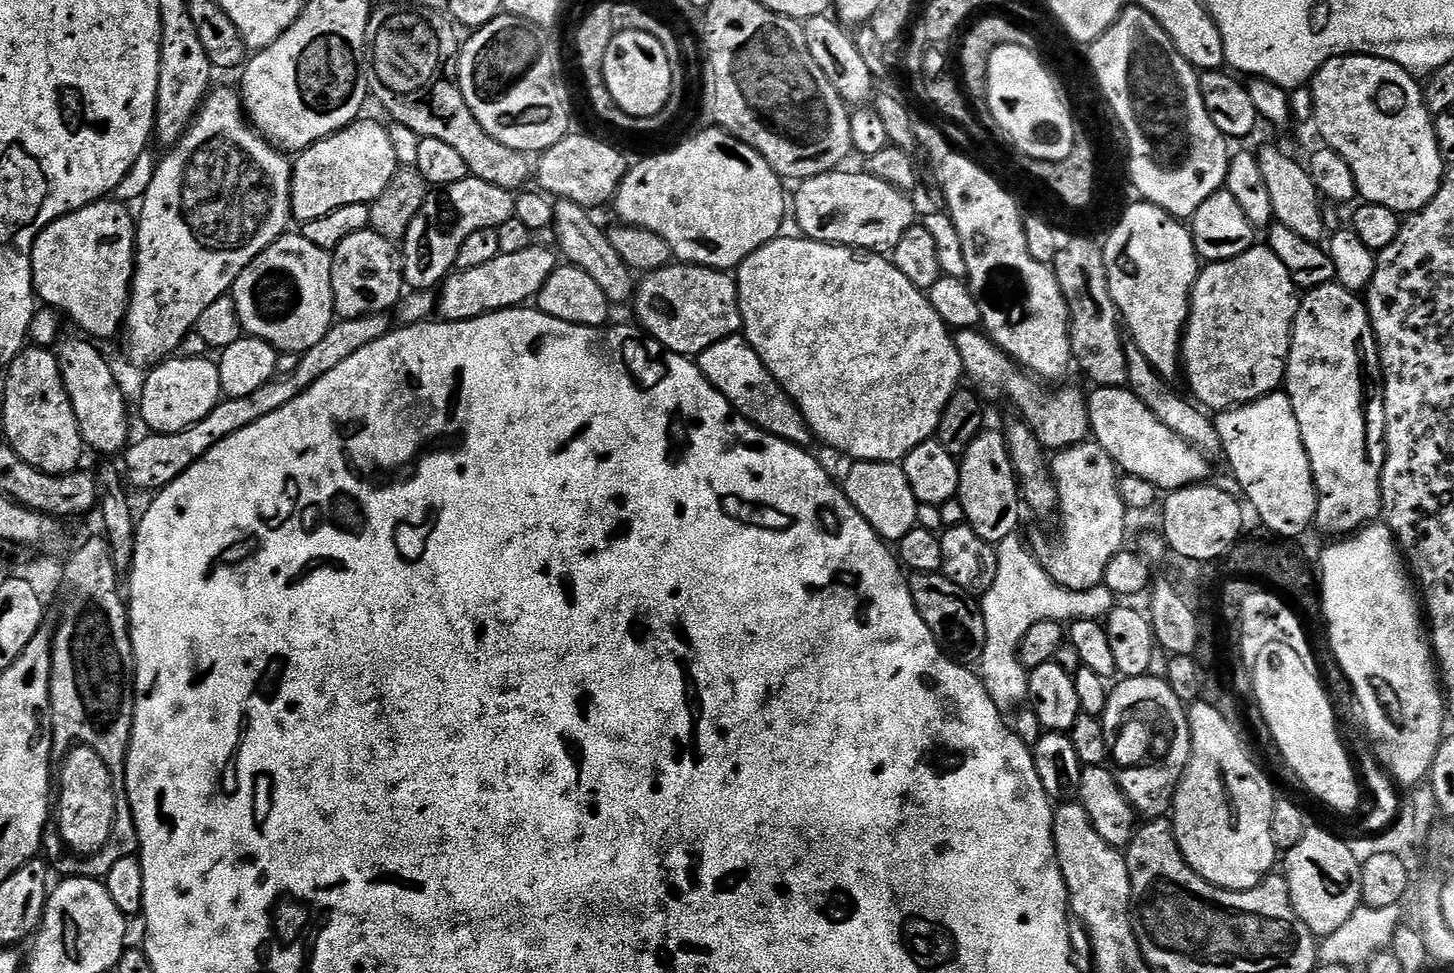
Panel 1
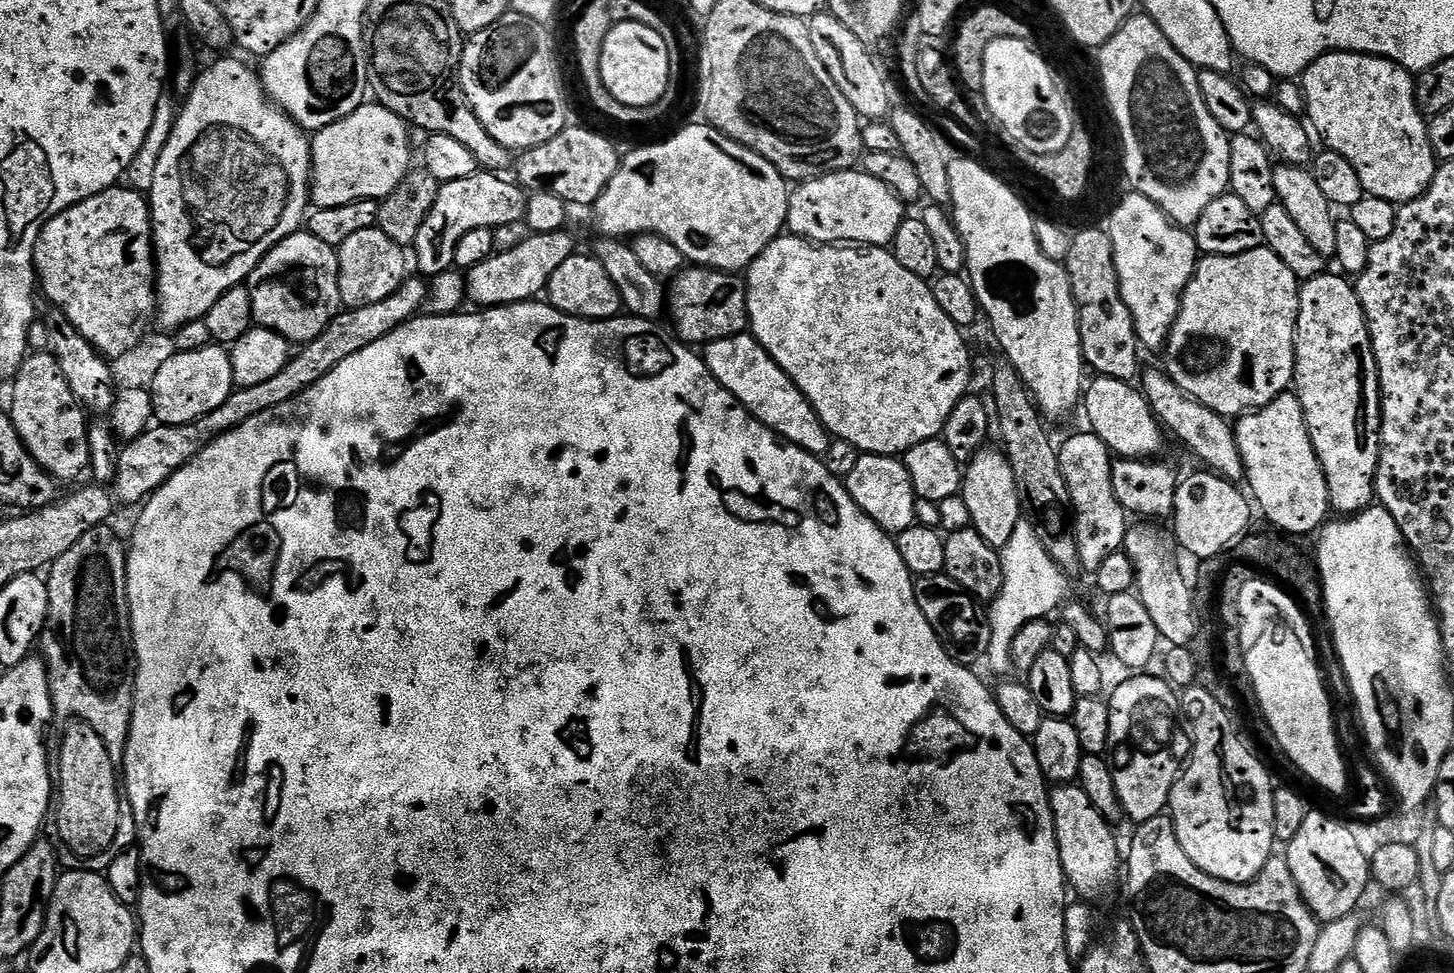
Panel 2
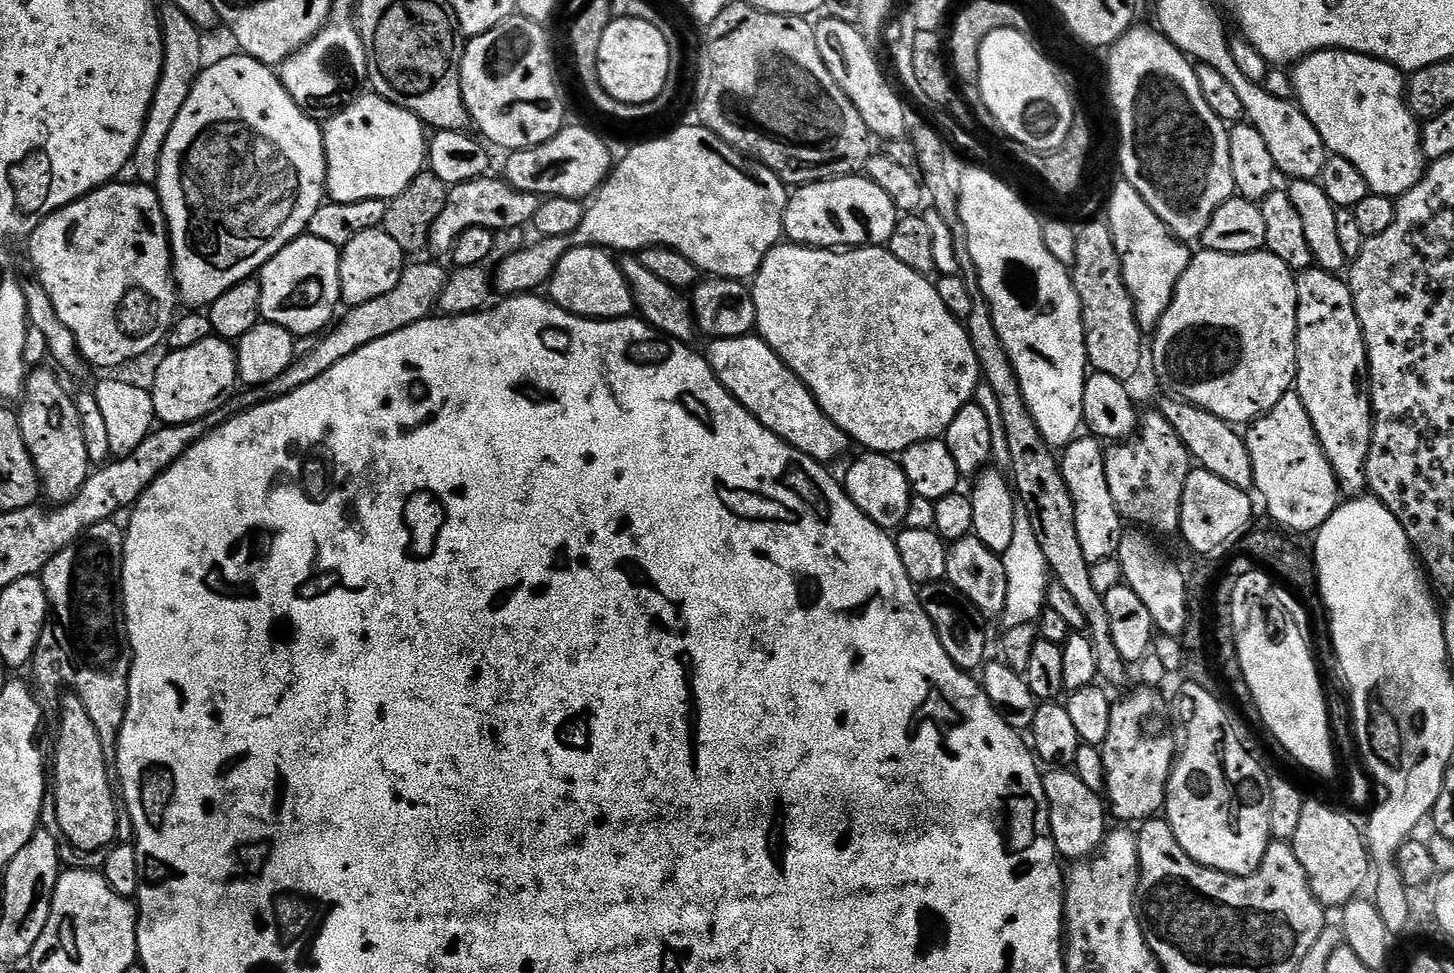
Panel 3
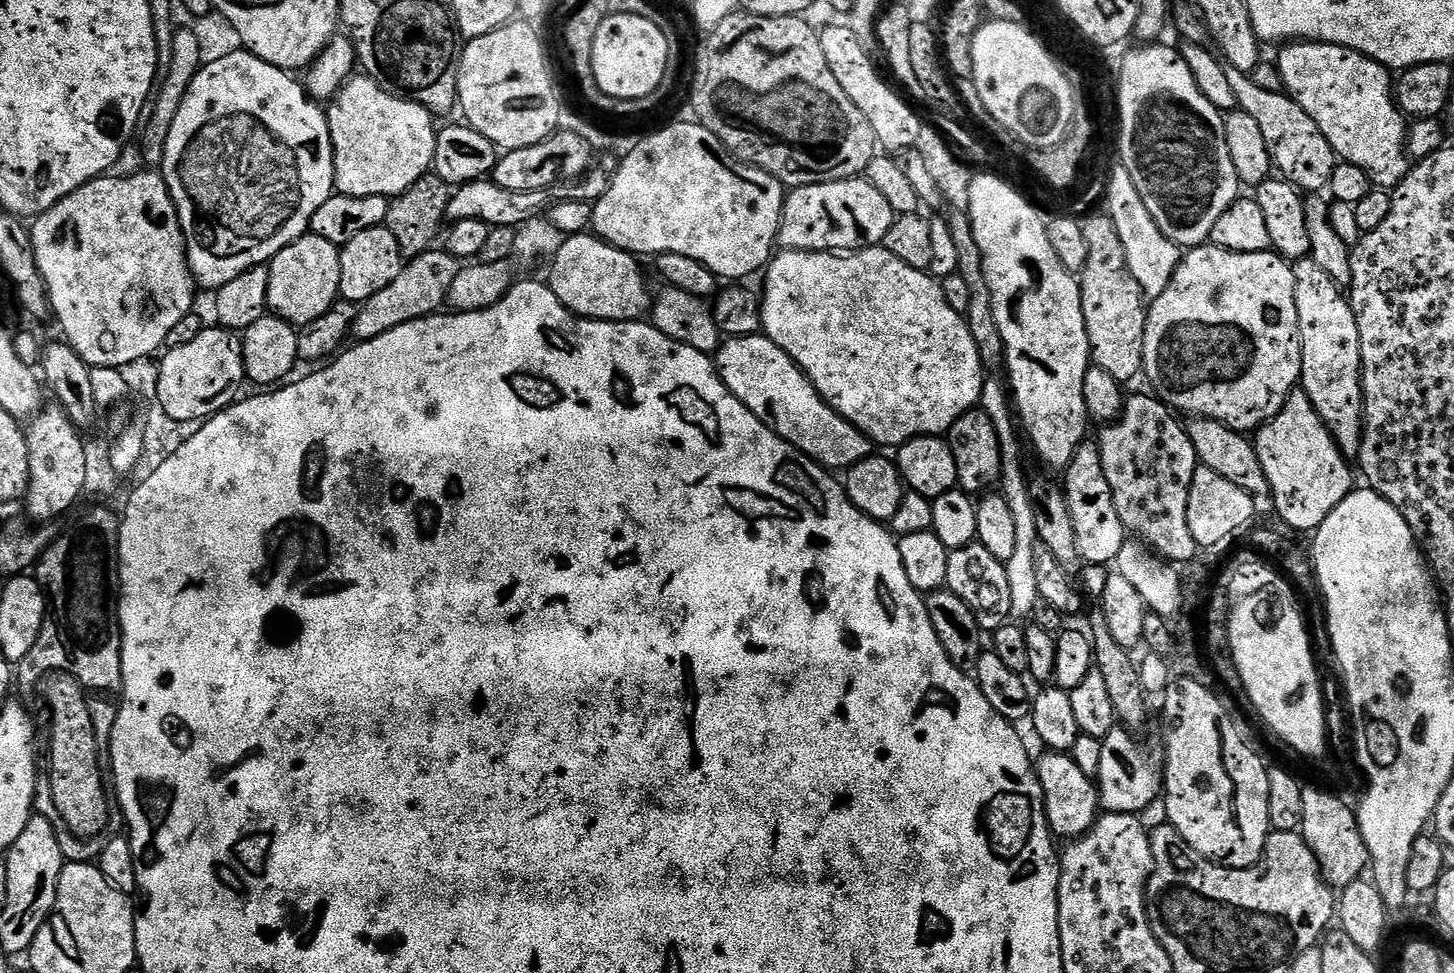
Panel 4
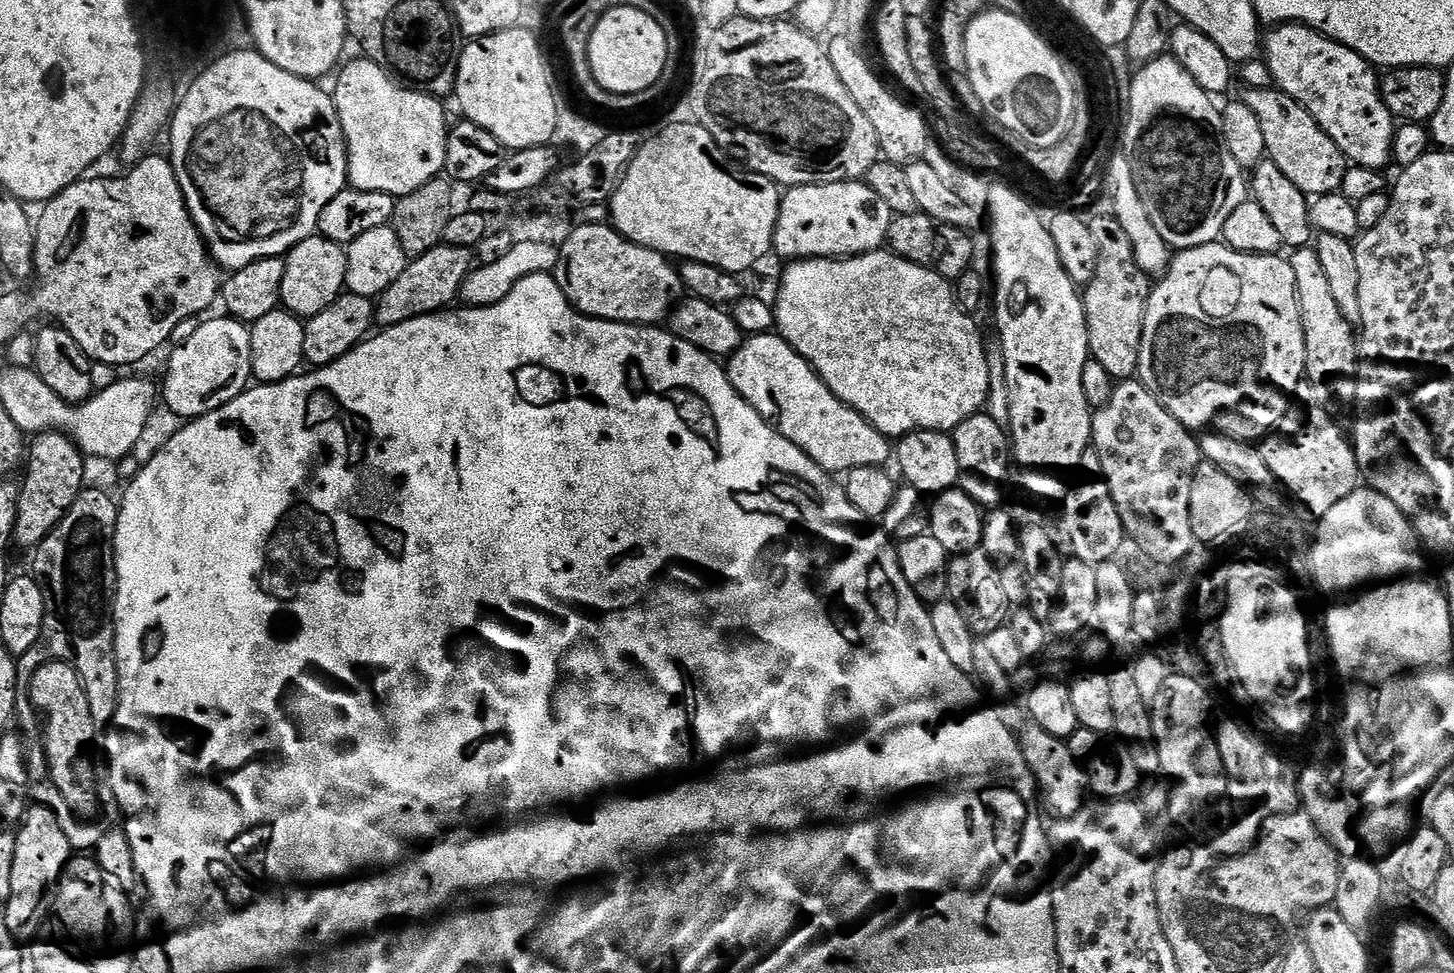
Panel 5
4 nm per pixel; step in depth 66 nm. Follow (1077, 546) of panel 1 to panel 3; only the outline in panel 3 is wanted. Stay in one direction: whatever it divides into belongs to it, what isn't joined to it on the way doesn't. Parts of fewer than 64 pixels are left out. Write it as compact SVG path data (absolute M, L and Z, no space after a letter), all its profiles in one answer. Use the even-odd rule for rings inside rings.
M1084 434L1063 449L1059 457L1064 481L1074 498L1078 542L1082 542L1082 554L1086 554L1091 565L1099 560L1111 560L1117 555L1122 533L1122 517L1114 506L1114 498L1110 498L1110 486L1106 482L1105 451L1105 445L1097 437Z

